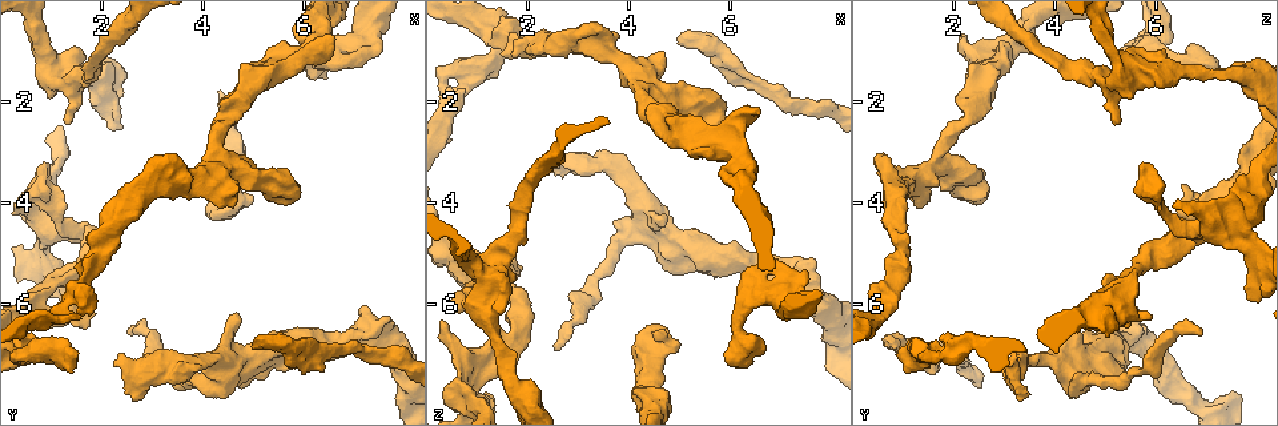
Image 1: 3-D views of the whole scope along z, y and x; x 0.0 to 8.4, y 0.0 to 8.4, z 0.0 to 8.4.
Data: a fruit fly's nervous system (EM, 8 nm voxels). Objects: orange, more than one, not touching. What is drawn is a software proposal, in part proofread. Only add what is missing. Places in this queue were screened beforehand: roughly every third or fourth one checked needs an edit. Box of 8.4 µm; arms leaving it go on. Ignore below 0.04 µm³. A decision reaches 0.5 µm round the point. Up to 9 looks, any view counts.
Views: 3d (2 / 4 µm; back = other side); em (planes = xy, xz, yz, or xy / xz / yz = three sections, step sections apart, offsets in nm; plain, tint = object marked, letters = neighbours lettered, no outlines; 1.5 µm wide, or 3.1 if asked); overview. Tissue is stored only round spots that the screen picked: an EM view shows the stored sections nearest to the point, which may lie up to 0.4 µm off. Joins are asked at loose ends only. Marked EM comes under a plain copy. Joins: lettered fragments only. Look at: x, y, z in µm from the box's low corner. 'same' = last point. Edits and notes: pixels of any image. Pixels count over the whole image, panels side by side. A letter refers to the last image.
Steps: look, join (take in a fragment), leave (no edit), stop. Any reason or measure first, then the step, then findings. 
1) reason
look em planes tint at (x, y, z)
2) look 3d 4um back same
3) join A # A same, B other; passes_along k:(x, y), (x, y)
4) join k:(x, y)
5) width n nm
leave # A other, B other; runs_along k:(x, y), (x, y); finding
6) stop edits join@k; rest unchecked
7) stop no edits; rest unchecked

an open end
look em planes letters at (2.25, 7.15, 3.20)

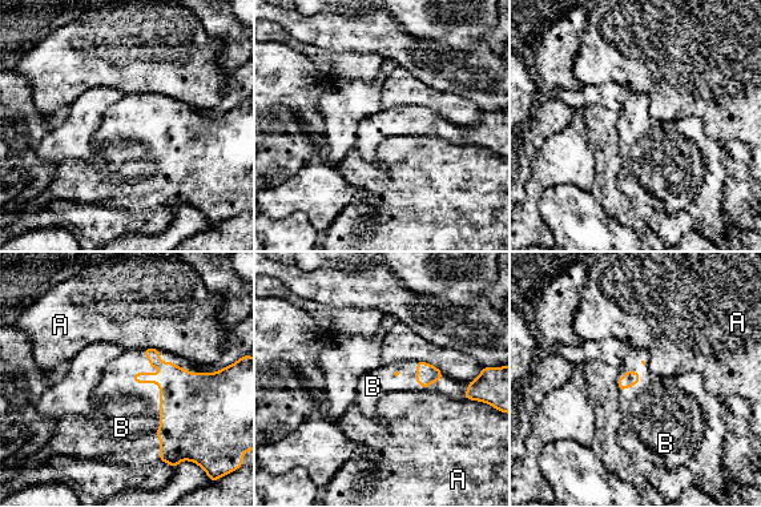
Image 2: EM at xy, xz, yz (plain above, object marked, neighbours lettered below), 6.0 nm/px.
join B # A other, B same; passes_along 2:(189, 402), (153, 382), (127, 414); it goes on there

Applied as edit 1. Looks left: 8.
free end
look 3d 2um back at (4.65, 6.20, 4.25)

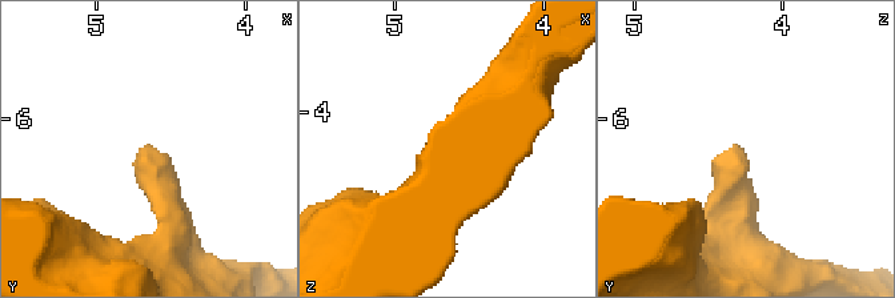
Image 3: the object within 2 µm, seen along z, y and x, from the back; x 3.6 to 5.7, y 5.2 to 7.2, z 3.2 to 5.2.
look em planes letters at (4.62, 6.22, 4.26)

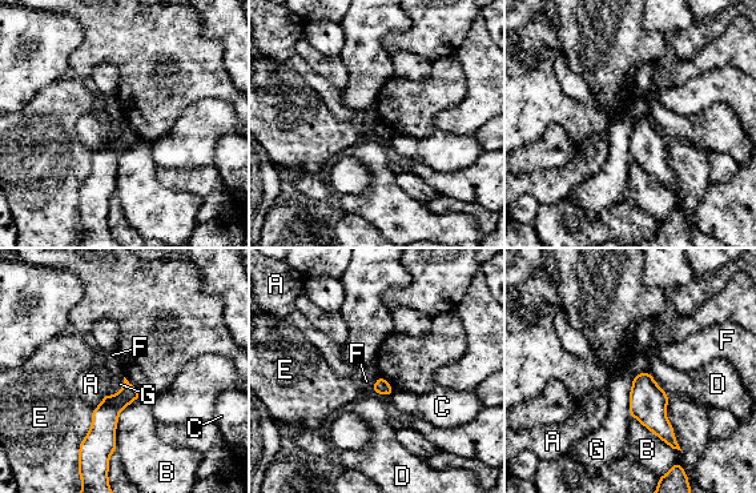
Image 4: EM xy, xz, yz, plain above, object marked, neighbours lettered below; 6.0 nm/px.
leave # A other, B other, C other, D other, E other, F other, G other; border 4:(634, 376), (628, 415); no lettered fragment goes on from it

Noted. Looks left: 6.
branch stops here
look 3d 4um at (1.80, 5.50, 5.10)

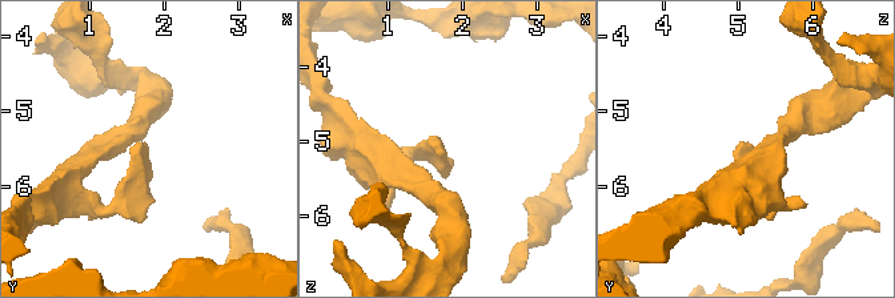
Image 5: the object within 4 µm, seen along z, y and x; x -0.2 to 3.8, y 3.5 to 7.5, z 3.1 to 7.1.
need the tissue
look em planes letters at (1.75, 5.40, 5.15)

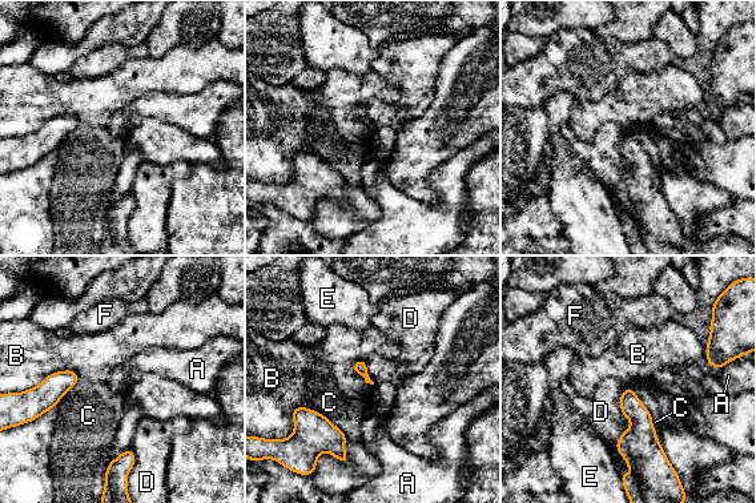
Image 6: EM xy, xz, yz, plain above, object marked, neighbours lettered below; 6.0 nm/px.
longest_contact D 550 nm
leave # A other, B other, C other, D other, E other, F other; border 6:(80, 378), (56, 370), (32, 387); none of them fits

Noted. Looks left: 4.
an open end
look 3d 2um at (4.90, 6.75, 0.70)

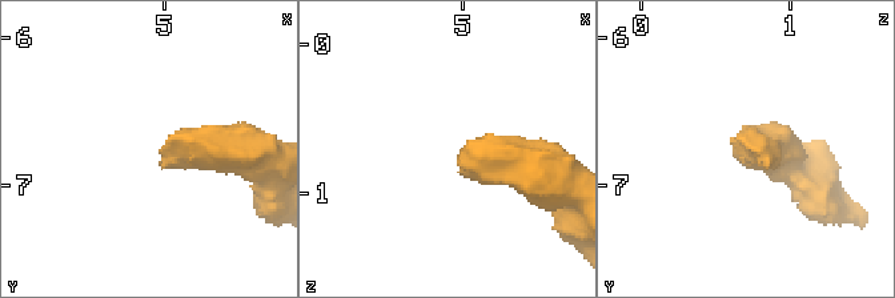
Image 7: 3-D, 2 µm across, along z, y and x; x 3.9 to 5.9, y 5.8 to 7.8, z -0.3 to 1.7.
now the EM
look em planes letters at (4.98, 6.76, 0.76)

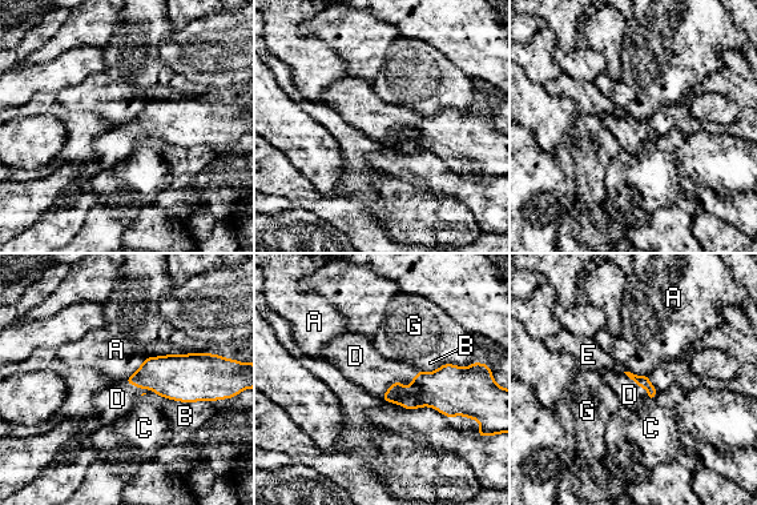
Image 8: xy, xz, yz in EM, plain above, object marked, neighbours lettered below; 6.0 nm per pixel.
join D # A other, B other, C other, D same, E other, G other; passes_along 8:(643, 381), (640, 387), (629, 395); the cell continues

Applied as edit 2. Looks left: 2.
stop edits join@2, join@8; rest unchecked

